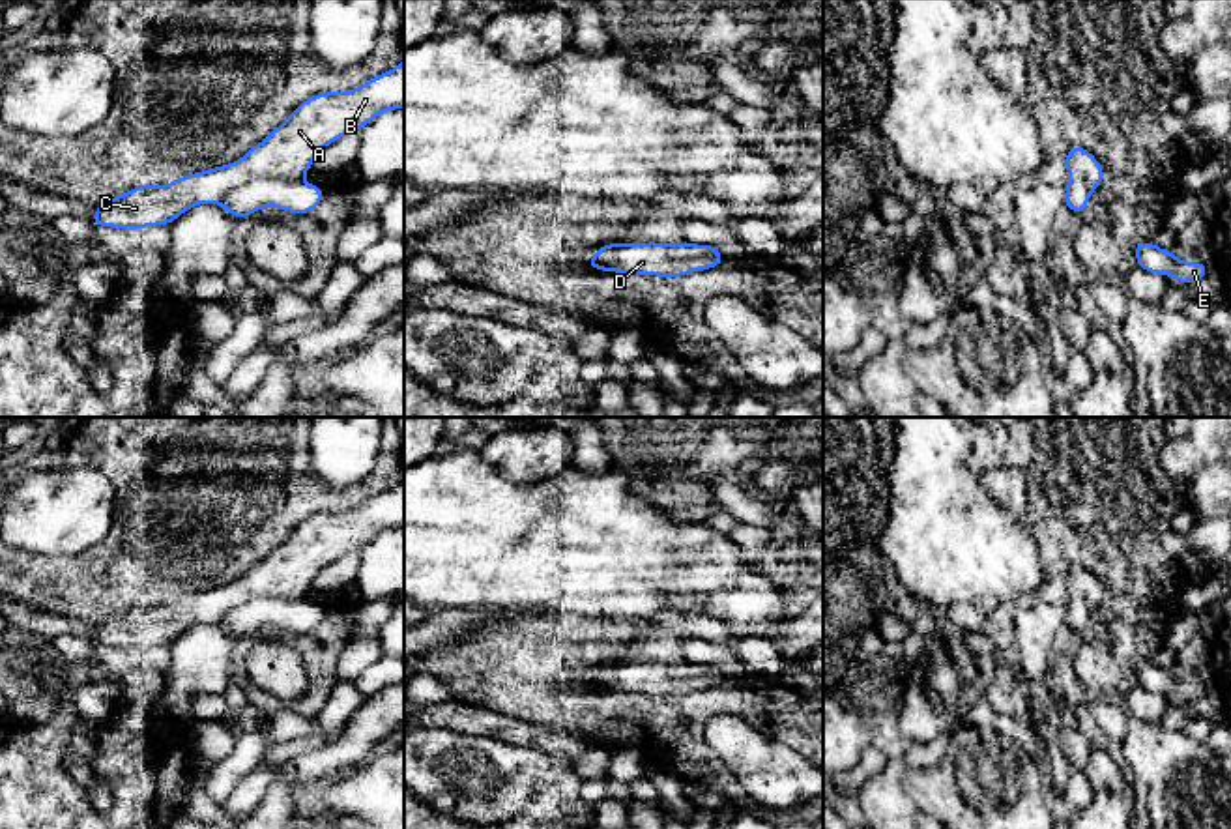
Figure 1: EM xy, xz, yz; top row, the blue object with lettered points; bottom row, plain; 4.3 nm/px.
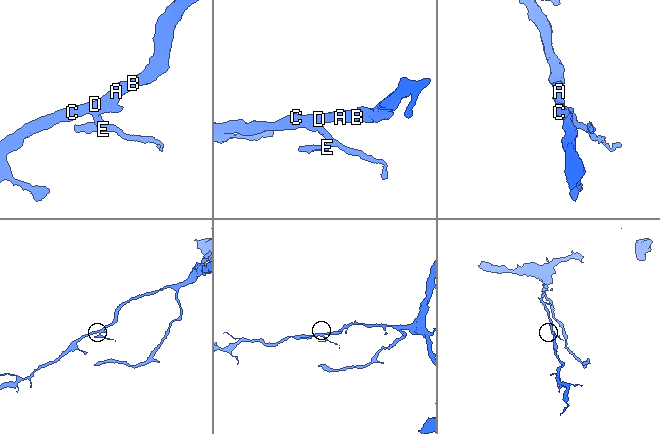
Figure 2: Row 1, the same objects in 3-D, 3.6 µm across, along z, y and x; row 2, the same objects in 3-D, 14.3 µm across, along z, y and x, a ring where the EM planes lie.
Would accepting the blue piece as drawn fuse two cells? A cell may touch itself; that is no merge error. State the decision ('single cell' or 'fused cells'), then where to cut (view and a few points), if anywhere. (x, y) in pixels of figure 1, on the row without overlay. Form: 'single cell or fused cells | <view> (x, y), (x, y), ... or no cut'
single cell | no cut

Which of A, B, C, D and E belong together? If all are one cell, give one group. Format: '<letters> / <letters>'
A B C D E

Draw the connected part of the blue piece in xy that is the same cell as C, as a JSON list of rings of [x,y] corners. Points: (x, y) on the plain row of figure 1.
[[[404,479],[352,511],[309,516],[241,578],[161,606],[135,606],[99,623],[90,640],[112,647],[170,644],[196,623],[221,623],[238,638],[262,627],[309,633],[324,618],[322,606],[303,601],[318,573],[378,533],[402,526]]]

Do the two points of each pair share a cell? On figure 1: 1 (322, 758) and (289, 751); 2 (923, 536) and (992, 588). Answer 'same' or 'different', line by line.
1: different
2: same

